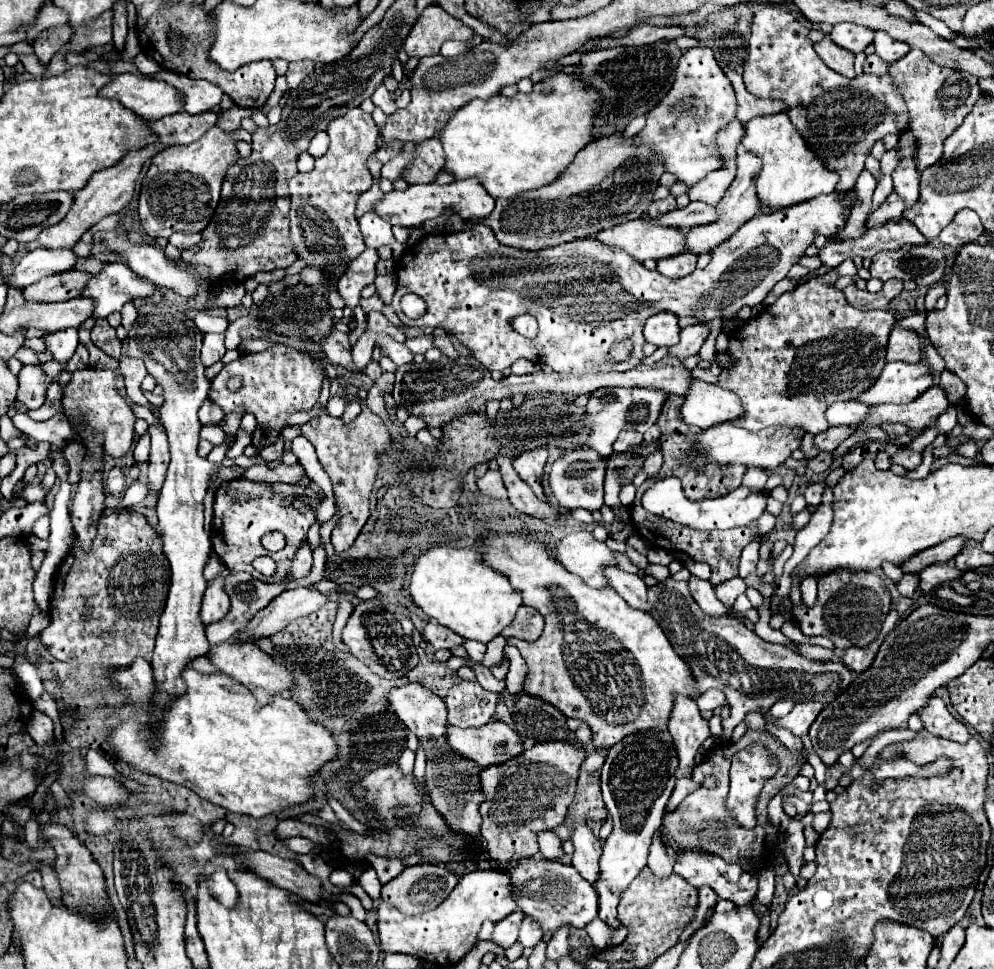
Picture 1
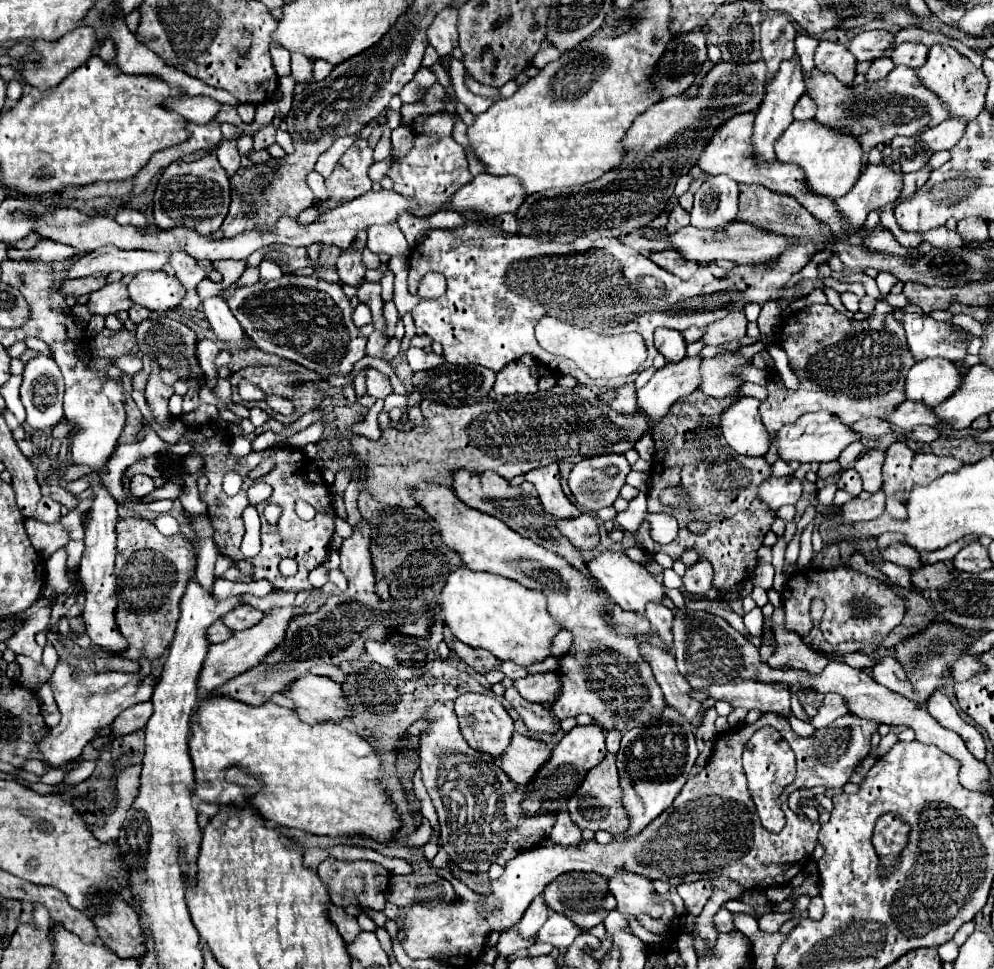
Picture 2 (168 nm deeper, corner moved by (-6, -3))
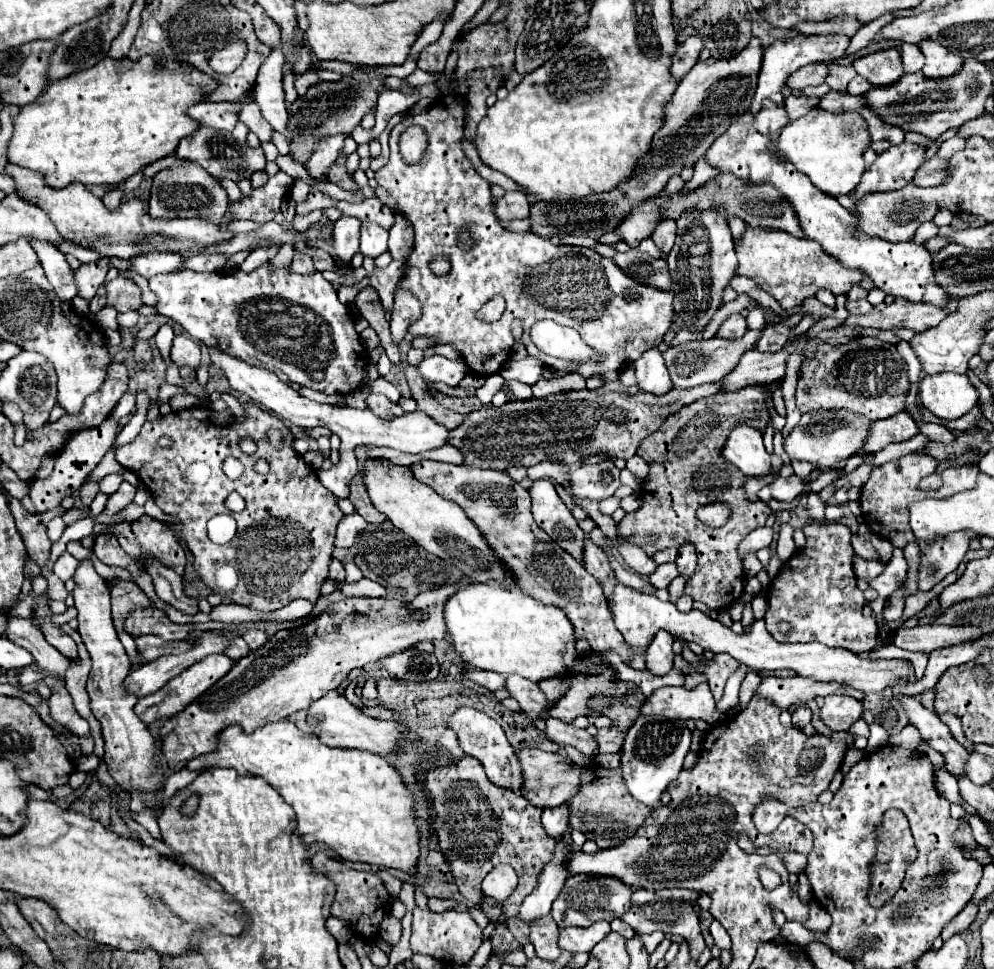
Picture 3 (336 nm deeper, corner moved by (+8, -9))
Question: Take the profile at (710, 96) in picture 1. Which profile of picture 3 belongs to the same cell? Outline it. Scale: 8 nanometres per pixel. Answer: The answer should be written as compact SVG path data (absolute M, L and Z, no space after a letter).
M764 101L758 115L750 111L744 117L738 117L728 131L714 141L714 145L706 151L706 159L712 167L718 167L722 173L734 173L740 179L764 181L772 183L786 199L792 201L796 215L804 233L818 241L824 251L838 257L842 265L862 269L878 289L892 297L900 297L908 303L930 303L934 307L944 309L950 301L950 295L936 283L932 271L932 255L924 245L916 243L890 243L878 237L862 237L856 233L856 219L850 211L846 211L834 197L816 189L812 181L802 175L794 165L776 153L776 139L780 131L788 125L788 115L784 103Z

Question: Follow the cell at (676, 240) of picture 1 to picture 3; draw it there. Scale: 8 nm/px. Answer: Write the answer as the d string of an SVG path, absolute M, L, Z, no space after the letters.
M750 229L736 245L738 275L754 279L766 293L770 293L782 309L790 311L800 301L814 297L820 289L828 289L834 295L846 295L852 285L860 283L866 275L862 269L848 269L836 257L828 255L822 245L810 239L796 239L784 231Z

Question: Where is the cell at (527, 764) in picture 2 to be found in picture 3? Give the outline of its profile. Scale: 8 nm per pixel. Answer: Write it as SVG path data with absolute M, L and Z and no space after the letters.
M522 749L522 751L518 751L518 761L520 761L522 771L524 771L522 795L530 803L534 803L534 807L540 807L540 809L558 807L558 805L570 801L578 793L578 787L582 785L582 781L580 781L582 769L578 765L574 765L564 755L546 753L540 749Z

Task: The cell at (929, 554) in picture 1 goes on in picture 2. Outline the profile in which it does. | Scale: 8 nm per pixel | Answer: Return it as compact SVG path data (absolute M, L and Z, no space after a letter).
M892 543L886 551L882 551L882 557L886 561L902 565L902 567L906 567L910 571L916 571L916 569L920 569L924 565L918 551L912 551L912 547L904 547L900 543Z

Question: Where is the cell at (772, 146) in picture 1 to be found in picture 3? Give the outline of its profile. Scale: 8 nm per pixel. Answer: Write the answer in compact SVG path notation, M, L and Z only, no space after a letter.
M814 107L804 117L792 121L784 127L778 139L778 155L792 161L794 167L808 175L810 181L824 193L838 197L842 193L852 193L866 171L864 151L870 147L868 125L860 113L830 113Z

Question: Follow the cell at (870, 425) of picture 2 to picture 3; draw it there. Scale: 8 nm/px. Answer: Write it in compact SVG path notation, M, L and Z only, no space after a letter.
M902 411L886 421L874 421L870 427L870 441L864 445L864 449L876 453L890 443L908 441L918 433L920 433L920 427L914 421L914 417L910 417L908 411Z

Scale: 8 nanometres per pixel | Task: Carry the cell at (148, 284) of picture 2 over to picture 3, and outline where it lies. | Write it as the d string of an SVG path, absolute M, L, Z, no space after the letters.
M266 261L262 267L250 273L240 269L234 273L196 273L186 269L176 275L154 275L148 281L150 289L158 295L158 305L154 309L160 315L180 323L190 337L202 341L206 347L216 347L246 361L248 365L268 369L284 381L292 381L326 395L348 395L356 391L364 379L368 355L358 333L354 331L354 319L348 313L348 307L338 301L332 283L328 283L318 271L310 275L298 275L292 273L290 267L272 269Z

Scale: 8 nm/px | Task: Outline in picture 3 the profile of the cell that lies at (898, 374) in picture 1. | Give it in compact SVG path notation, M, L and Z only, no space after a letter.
M938 373L938 377L928 375L920 385L920 397L924 407L942 419L958 419L966 415L974 405L978 405L978 389L970 383L966 375L954 373Z

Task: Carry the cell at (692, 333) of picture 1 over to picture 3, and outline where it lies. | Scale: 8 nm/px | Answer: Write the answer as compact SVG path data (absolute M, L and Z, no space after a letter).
M736 313L736 315L732 315L730 319L726 319L726 321L724 321L724 325L720 327L718 335L720 335L720 337L724 337L724 339L730 339L730 341L732 341L732 339L742 337L746 331L748 331L746 319L744 319L740 313Z

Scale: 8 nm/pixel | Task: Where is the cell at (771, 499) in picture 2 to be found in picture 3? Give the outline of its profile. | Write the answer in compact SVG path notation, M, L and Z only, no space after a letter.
M792 475L792 477L788 477L788 479L778 477L778 479L770 485L772 497L774 497L776 501L786 501L786 503L790 503L790 501L794 501L794 499L802 493L806 481L810 481L810 479L802 479L802 477L798 477L798 475Z

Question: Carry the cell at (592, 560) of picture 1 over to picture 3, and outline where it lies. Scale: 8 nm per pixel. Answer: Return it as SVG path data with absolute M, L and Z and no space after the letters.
M622 583L614 589L614 599L608 603L614 623L624 635L626 643L630 645L632 653L646 653L646 647L652 643L654 635L664 629L678 639L698 643L704 649L710 649L714 653L728 653L736 661L746 663L750 669L764 669L764 671L774 671L774 669L794 669L802 677L814 677L818 681L838 681L852 685L864 693L878 693L888 687L894 687L898 679L908 681L910 673L914 673L914 667L910 661L902 659L892 659L892 661L870 661L870 659L860 659L858 655L844 651L844 649L830 649L818 643L778 643L770 637L766 630L764 619L754 621L754 627L750 633L736 635L728 627L724 627L720 621L714 621L706 617L702 611L690 611L690 613L680 613L676 605L670 601L660 601L654 595L638 593Z

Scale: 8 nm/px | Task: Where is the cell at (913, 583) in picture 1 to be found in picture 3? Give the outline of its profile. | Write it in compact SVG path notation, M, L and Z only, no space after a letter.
M854 555L854 559L852 559L852 567L854 567L856 577L864 579L864 581L878 577L882 573L882 569L884 569L884 565L880 561L876 561L876 559L862 559L858 555Z

